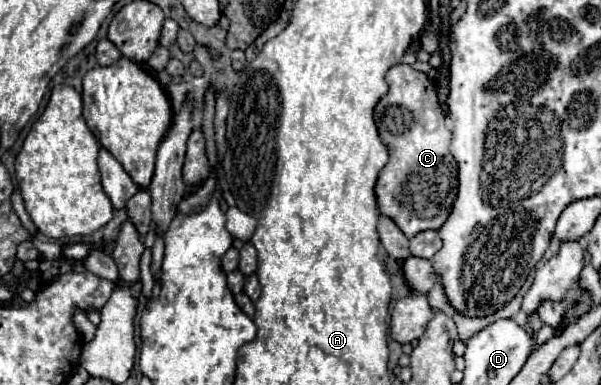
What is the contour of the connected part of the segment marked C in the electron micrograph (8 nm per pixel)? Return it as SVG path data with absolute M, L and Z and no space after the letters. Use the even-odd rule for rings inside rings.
M401 63L391 67L385 79L389 83L389 93L375 107L375 123L381 133L379 135L381 141L389 147L391 157L387 165L381 169L377 179L377 187L375 187L377 207L381 215L393 219L407 237L413 237L427 229L439 231L457 199L457 161L449 151L451 131L445 129L445 113L439 105L435 85L429 81L425 73L415 71L411 65Z

